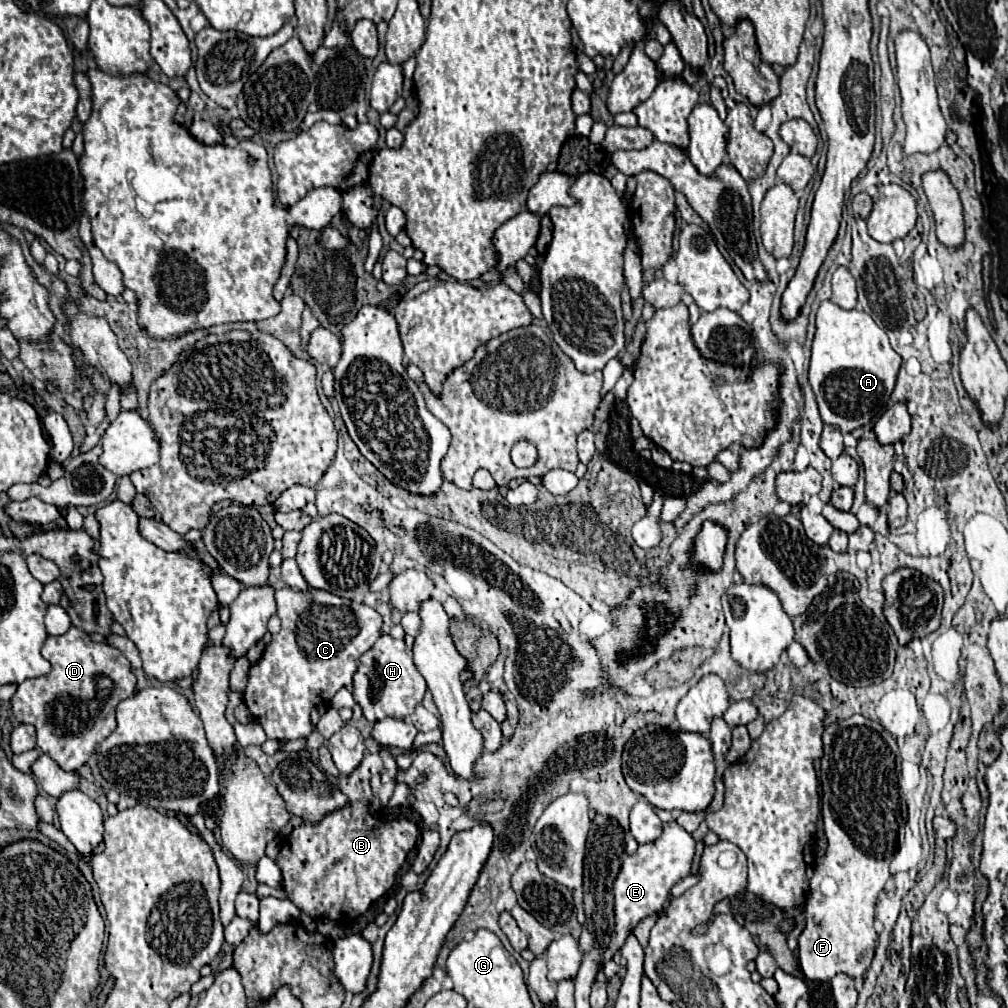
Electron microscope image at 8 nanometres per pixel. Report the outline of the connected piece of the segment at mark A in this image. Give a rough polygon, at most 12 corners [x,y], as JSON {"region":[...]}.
{"region":[[817,310],[809,382],[843,434],[883,414],[901,356],[863,310]]}

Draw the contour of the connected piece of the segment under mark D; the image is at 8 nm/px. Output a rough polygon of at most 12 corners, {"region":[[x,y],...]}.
{"region":[[71,626],[19,684],[19,722],[63,770],[115,730],[137,678],[121,650]]}

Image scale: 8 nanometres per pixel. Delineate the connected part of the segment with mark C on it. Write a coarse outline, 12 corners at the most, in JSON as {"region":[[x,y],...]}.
{"region":[[325,590],[275,592],[281,630],[243,700],[267,738],[353,682],[383,620]]}

